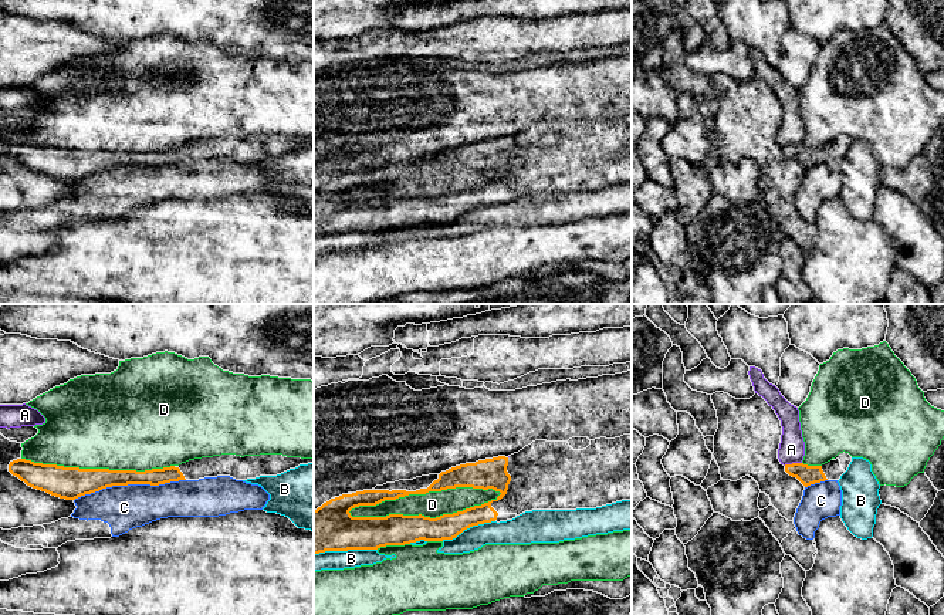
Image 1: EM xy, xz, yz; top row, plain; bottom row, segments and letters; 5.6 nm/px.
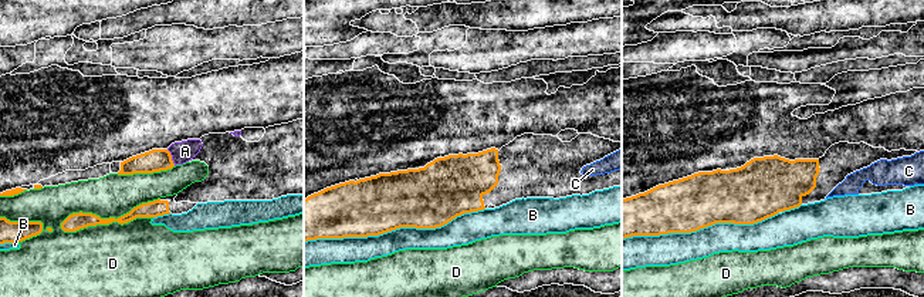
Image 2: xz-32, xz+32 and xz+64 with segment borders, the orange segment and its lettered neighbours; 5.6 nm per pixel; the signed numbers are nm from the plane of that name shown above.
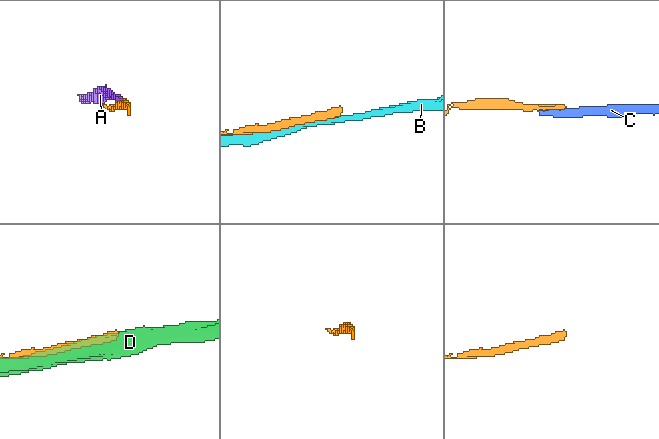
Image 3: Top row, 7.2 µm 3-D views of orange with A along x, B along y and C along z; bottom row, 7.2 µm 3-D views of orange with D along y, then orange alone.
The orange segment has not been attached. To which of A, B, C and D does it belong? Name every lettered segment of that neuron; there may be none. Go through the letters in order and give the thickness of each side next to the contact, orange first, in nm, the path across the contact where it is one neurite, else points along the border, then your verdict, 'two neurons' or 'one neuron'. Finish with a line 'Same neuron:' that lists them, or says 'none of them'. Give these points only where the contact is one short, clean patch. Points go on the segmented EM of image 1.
A: 110/140 nm | along yz (801, 462), (784, 465) | two neurons
B: 260/110 nm | two neurons
C: 140/260 nm | two neurons
D: 170/150 nm | two neurons
Same neuron: none of them

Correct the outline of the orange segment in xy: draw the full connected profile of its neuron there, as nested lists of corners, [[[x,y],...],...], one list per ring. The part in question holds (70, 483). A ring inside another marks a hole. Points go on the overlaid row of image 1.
[[[221,455],[189,460],[179,466],[136,470],[79,469],[34,463],[26,459],[10,462],[9,472],[27,486],[51,496],[75,500],[112,486],[159,486],[179,480],[230,476],[236,480],[277,476],[314,459],[287,457],[282,455],[236,456]]]

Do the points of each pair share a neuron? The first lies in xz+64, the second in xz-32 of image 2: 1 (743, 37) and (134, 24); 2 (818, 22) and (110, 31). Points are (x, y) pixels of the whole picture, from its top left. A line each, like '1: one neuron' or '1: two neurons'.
1: two neurons
2: one neuron

